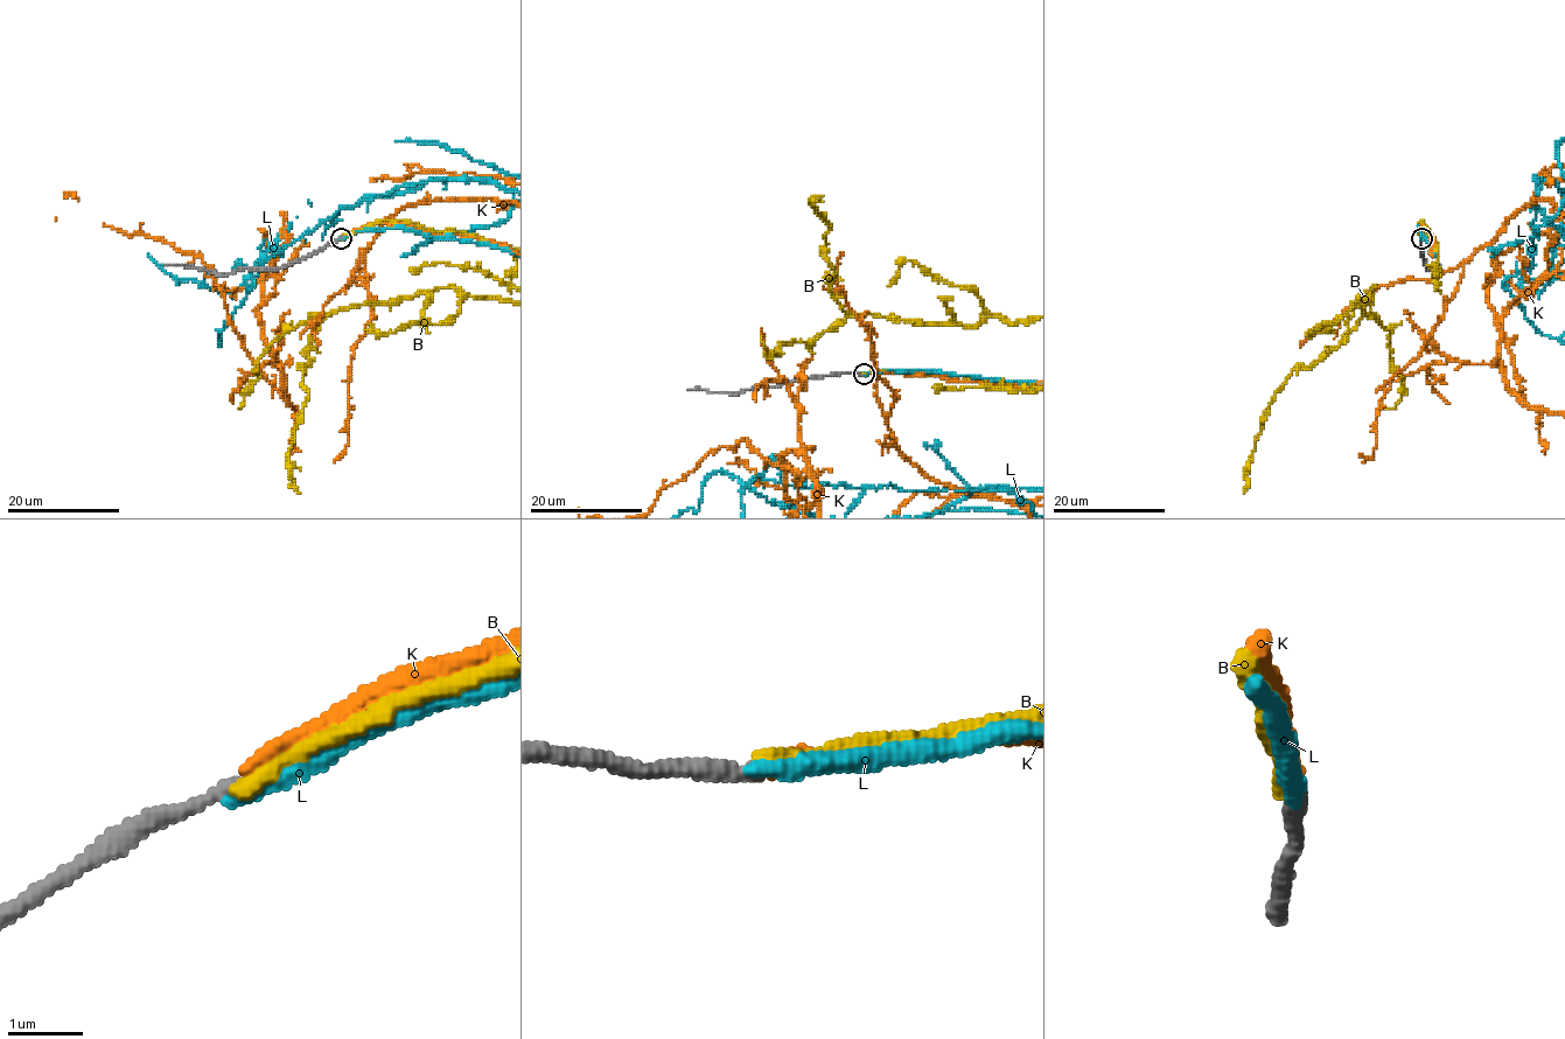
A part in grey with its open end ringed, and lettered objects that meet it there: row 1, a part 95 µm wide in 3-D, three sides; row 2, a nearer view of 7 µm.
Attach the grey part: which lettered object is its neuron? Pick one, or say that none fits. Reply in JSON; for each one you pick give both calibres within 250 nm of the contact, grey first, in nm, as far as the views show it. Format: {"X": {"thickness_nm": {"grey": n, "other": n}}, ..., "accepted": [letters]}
{"K": {"thickness_nm": {"grey": 200, "other": 240}}, "accepted": ["K"]}

